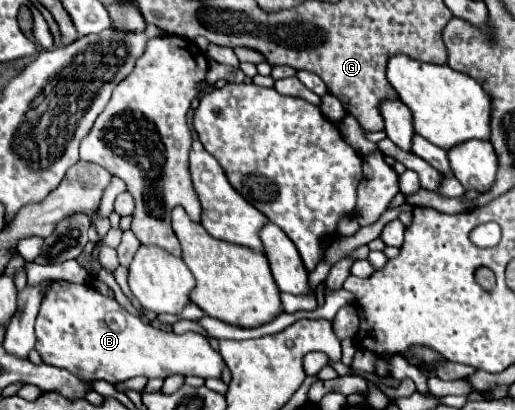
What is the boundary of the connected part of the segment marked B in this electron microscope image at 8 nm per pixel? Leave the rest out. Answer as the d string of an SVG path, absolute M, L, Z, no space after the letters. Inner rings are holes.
M54 281L52 289L42 301L40 313L36 317L36 351L40 353L42 361L60 369L68 369L82 377L84 381L92 379L106 379L108 383L126 381L130 377L148 377L148 379L166 379L170 375L196 375L196 377L220 377L226 363L224 357L216 349L212 349L208 337L188 331L184 335L162 331L152 327L150 323L142 321L140 317L130 315L118 301L98 293L90 283L68 283L68 281Z

